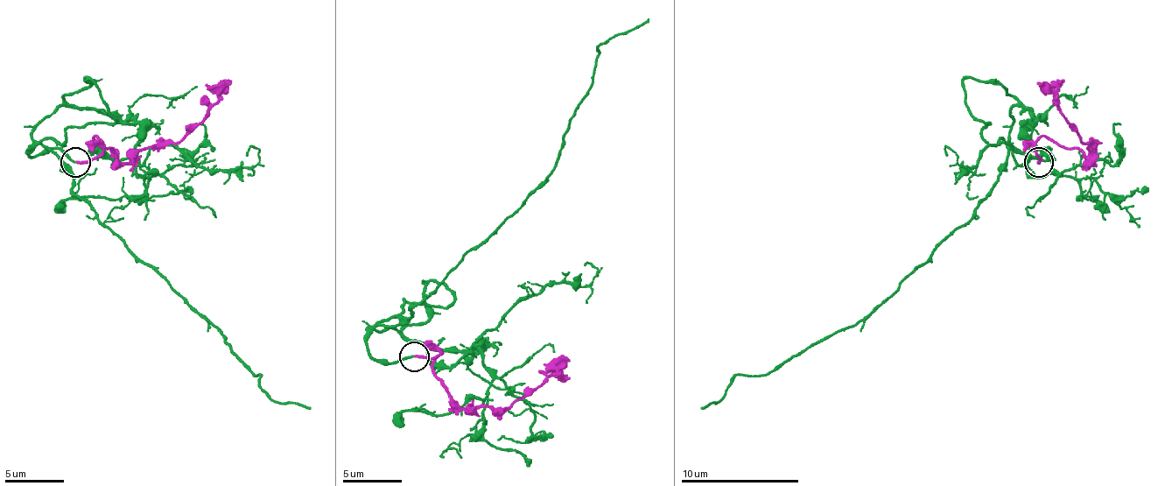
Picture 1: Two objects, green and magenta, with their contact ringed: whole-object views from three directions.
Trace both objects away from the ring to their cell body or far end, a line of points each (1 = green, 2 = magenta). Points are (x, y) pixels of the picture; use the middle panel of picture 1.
1: (413, 355), (383, 362), (371, 355), (368, 334), (401, 323), (537, 186), (591, 88), (597, 50), (648, 17)
2: (413, 355), (431, 359), (439, 353), (434, 362), (449, 394), (460, 406), (493, 409), (508, 409), (571, 359)

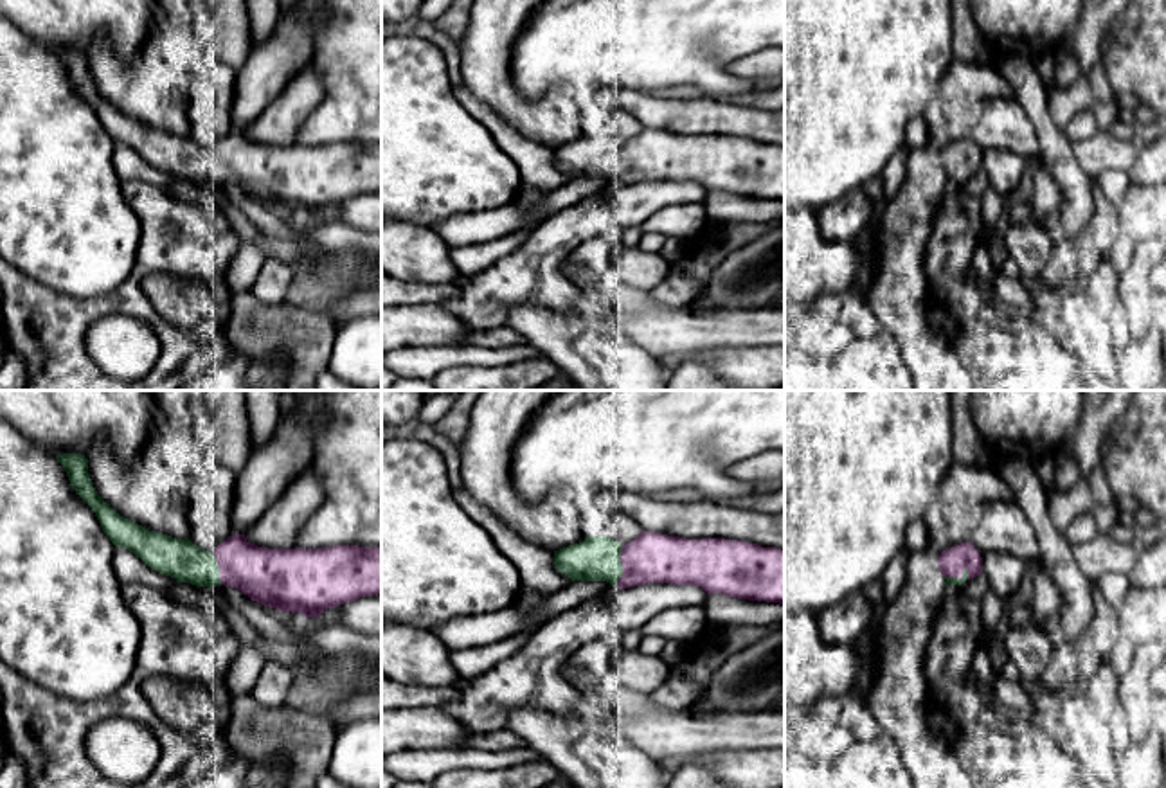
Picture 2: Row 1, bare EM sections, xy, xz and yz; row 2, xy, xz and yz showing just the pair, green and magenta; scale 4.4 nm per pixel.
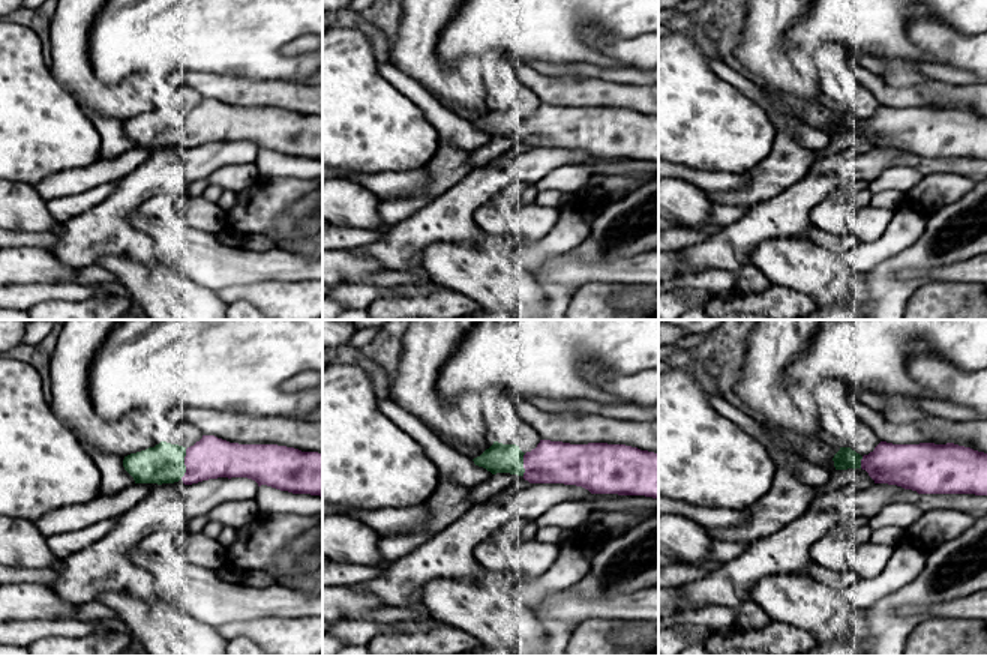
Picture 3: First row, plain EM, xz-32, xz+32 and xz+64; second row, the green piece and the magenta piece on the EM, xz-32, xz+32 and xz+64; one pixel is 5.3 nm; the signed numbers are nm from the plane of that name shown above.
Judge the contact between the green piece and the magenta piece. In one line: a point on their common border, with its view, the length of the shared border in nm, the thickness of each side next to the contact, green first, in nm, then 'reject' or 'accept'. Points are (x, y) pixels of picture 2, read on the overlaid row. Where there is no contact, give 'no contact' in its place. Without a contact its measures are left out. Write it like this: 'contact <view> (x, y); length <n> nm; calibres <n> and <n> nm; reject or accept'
contact xz (621, 565); length 190 nm; calibres 200 and 220 nm; accept

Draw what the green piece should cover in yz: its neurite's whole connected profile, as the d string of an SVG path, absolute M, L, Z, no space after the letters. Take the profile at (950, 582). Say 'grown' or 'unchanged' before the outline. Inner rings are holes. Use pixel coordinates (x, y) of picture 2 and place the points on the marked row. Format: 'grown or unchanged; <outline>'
grown; M970 542L943 551L937 563L946 587L961 587L982 572L982 558Z

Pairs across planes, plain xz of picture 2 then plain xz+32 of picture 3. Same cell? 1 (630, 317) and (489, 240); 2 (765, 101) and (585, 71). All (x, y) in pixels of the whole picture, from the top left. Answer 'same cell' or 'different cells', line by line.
1: different cells
2: same cell

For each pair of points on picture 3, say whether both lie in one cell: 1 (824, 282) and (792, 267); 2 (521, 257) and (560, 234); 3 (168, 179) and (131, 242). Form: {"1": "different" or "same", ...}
{"1": "same", "2": "same", "3": "same"}

